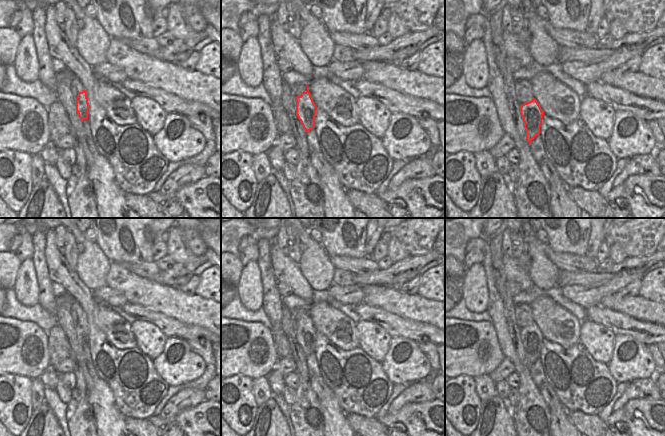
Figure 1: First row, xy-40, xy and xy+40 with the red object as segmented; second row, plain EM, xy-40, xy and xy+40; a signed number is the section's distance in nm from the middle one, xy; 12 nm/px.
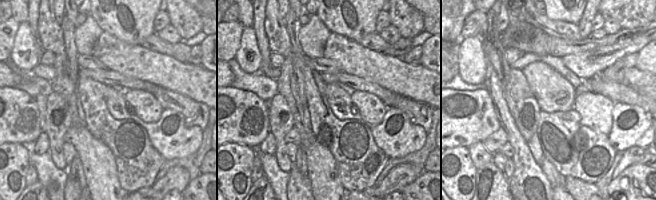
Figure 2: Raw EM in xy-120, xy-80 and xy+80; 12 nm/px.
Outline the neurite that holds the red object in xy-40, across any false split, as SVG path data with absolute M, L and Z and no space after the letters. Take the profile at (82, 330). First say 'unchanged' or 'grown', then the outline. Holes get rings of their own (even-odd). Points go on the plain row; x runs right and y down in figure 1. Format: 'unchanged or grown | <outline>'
grown | M74 300L72 315L76 323L76 335L83 347L84 343L88 343L88 334L90 332L90 329L88 327L87 316L84 313L83 308L76 300Z

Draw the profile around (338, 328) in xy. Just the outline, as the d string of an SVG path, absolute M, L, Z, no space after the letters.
M325 301L311 303L308 314L319 333L344 351L359 347L356 323Z

